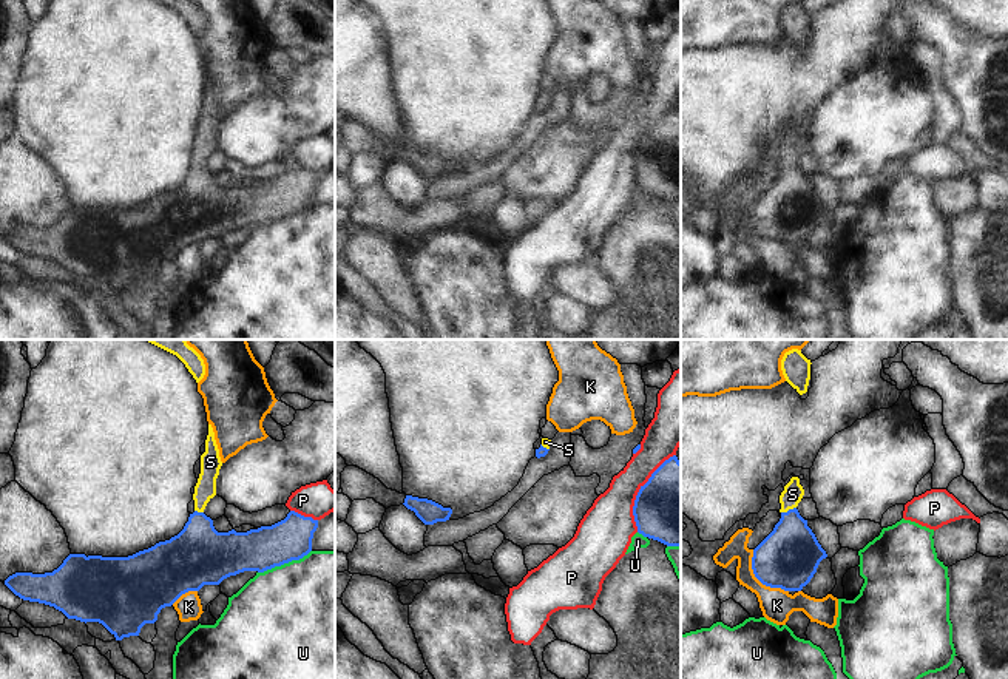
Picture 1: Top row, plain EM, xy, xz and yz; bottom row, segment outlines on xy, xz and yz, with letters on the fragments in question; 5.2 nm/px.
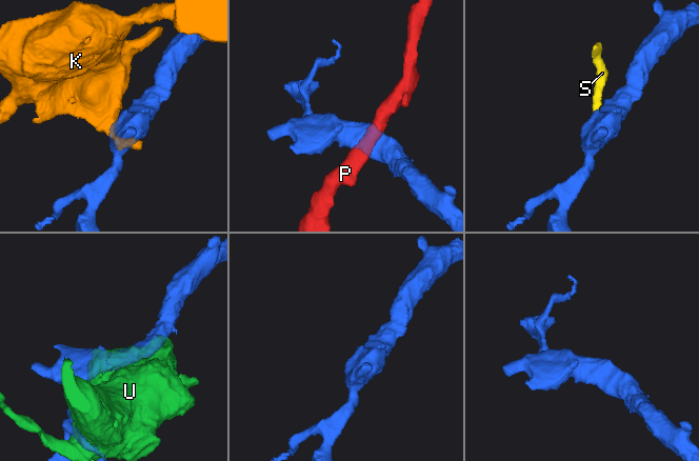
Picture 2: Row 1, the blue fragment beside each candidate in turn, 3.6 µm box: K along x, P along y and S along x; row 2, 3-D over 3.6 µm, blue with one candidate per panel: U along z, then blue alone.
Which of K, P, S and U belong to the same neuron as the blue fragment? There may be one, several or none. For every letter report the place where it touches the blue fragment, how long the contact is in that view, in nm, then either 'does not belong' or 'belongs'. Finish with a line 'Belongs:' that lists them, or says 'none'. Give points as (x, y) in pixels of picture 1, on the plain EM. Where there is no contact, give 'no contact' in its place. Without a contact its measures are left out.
K: yz (758, 233) | 300 nm | does not belong
P: xz (639, 145) | 460 nm | does not belong
S: yz (789, 164) | 90 nm | belongs
U: xy (284, 216) | 300 nm | does not belong
Belongs: S

